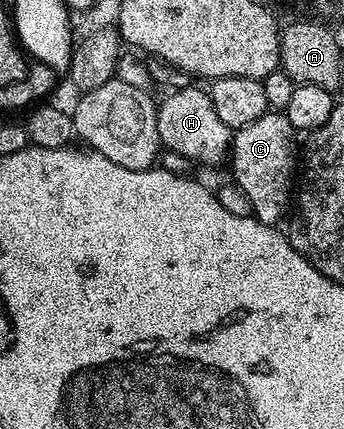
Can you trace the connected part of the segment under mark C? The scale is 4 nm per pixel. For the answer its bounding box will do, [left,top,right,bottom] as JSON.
[229,110,297,224]

